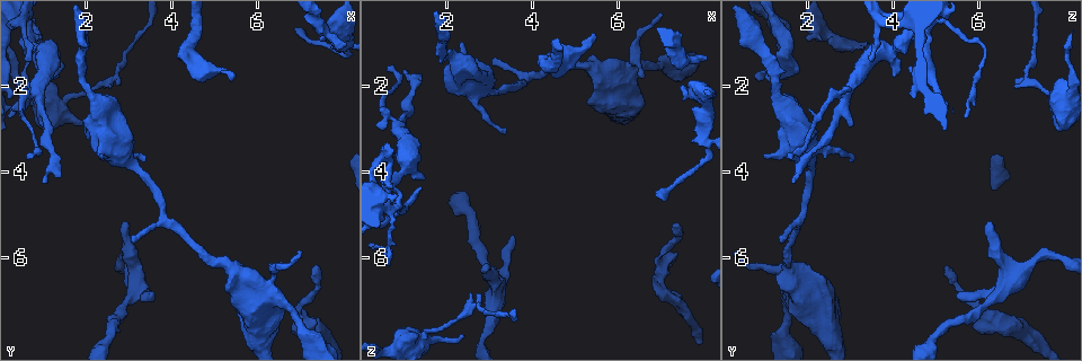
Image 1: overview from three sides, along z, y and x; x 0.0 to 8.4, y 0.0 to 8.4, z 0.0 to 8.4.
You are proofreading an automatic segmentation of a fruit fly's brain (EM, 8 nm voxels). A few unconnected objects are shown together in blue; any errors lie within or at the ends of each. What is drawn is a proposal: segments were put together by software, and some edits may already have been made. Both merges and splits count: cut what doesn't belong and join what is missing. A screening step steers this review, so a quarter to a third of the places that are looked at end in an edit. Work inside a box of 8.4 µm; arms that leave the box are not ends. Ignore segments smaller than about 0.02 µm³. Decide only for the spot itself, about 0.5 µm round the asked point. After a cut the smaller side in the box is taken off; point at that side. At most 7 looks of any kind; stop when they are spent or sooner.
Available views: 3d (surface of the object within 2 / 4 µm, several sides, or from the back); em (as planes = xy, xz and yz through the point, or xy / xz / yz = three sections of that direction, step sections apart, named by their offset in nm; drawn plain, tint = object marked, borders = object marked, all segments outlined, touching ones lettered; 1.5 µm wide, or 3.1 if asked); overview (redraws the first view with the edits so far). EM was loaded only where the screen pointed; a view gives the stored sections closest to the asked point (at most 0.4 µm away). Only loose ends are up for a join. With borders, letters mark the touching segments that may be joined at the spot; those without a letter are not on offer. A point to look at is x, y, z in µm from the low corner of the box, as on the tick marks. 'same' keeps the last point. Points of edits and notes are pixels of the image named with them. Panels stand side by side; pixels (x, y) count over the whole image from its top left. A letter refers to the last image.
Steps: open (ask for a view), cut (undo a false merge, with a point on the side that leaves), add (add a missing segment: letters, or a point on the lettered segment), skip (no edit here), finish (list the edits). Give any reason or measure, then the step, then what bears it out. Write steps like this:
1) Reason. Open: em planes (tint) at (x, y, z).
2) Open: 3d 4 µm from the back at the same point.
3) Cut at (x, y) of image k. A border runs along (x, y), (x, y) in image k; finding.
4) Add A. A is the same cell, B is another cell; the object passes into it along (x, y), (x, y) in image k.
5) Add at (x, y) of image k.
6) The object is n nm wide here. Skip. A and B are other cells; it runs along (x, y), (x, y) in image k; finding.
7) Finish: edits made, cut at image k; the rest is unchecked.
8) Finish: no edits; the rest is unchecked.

Branch stops here. Open: 3d 4 µm at (3.05, 5.60, 1.40).

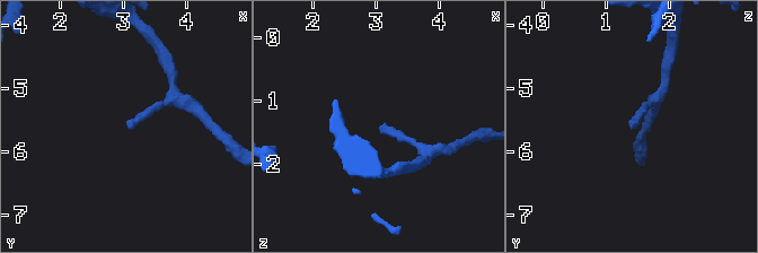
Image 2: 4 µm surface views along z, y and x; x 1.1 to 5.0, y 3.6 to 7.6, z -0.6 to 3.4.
Open: em planes (borders) at (3.10, 5.60, 1.40).

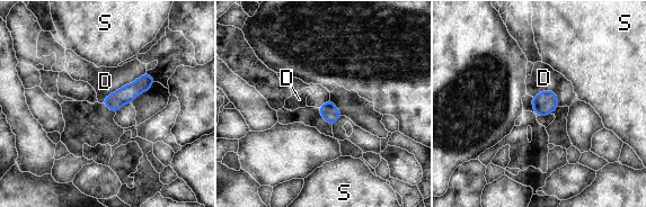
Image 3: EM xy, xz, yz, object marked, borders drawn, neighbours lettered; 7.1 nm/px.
The object is 120 nm wide here. Skip. D and S are other cells; a border runs along (145, 72), (109, 93), (100, 102) in image 3; none of them fits.

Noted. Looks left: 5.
Branch stops here. Open: em yz step 8 (borders) at (6.55, 6.10, 1.85).

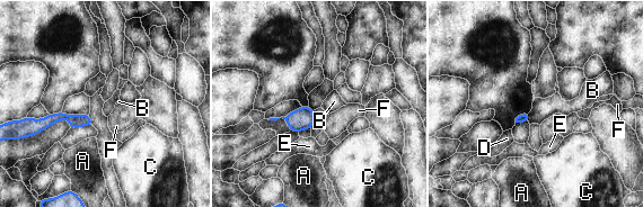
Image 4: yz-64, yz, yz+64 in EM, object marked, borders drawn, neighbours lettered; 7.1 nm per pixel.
Skip. A, B, C, D, E and F are other cells; it runs along (37, 122), (69, 117), (88, 123) in image 4; none of them fits.

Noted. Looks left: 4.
An open end. Open: 3d 2 µm at (6.85, 0.65, 4.50).

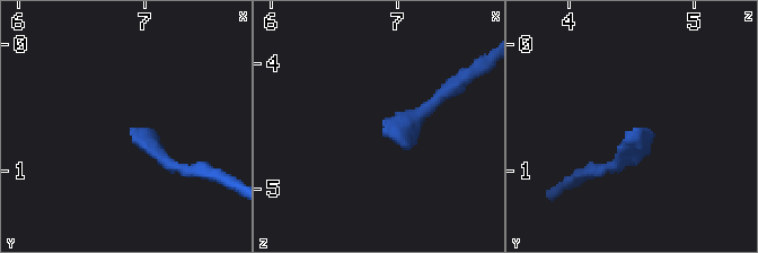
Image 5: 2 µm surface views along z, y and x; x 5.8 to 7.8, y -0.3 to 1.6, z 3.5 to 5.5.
Need the tissue. Open: em planes (tint) at (6.88, 0.70, 4.50).

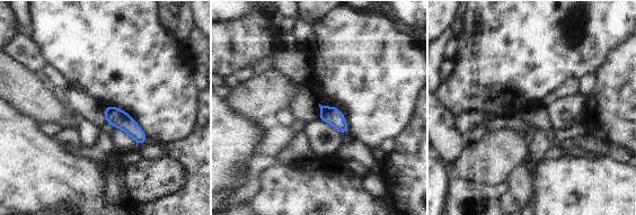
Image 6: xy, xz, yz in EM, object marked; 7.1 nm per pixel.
See the neighbours. Open: em planes (borders) at the same point.

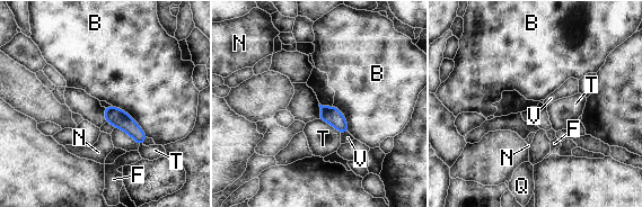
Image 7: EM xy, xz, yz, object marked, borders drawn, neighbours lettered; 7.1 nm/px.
The object is 120 nm wide here; the longest contact is with B, 260 nm. Skip. B, F, N, Q, T and V are other cells; none of them fits.

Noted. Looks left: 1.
Finish: no edits; the rest is unchecked.

